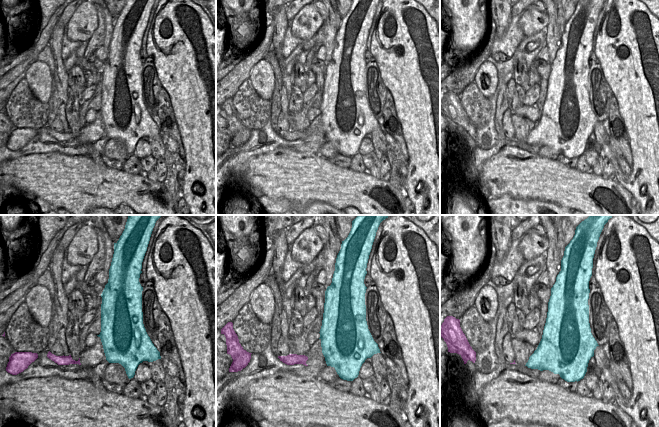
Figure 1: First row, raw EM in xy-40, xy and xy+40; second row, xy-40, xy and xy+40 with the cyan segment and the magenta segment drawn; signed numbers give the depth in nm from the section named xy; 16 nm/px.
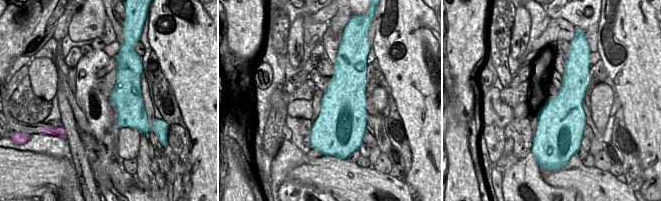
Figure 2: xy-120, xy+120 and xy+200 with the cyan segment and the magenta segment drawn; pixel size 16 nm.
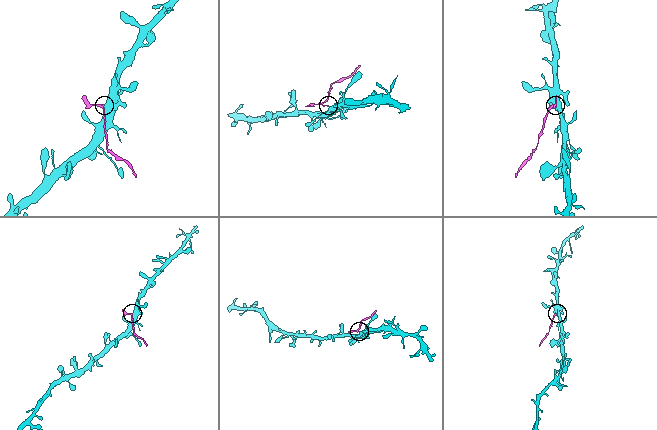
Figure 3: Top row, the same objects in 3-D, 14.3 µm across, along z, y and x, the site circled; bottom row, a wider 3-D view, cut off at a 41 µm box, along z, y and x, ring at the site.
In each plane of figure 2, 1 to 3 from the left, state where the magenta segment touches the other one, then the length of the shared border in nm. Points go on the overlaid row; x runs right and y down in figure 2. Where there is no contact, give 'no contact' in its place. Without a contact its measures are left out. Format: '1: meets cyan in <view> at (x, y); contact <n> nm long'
1: no contact
2: no contact
3: no contact

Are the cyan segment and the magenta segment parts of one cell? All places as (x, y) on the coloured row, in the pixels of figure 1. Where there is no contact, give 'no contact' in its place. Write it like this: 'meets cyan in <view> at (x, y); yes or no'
no contact; no

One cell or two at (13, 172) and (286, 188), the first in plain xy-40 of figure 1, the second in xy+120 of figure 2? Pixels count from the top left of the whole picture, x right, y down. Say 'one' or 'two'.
two

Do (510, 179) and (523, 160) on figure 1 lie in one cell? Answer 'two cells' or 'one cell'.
one cell

